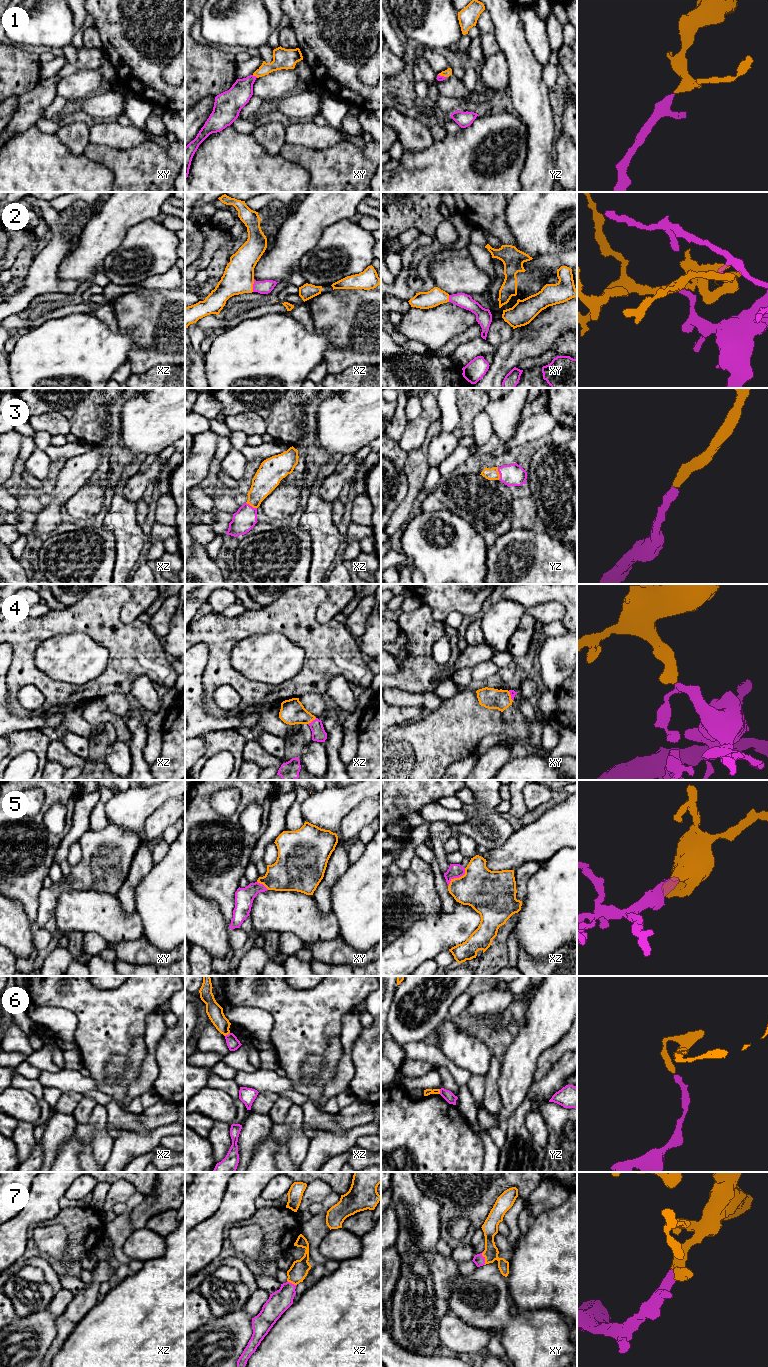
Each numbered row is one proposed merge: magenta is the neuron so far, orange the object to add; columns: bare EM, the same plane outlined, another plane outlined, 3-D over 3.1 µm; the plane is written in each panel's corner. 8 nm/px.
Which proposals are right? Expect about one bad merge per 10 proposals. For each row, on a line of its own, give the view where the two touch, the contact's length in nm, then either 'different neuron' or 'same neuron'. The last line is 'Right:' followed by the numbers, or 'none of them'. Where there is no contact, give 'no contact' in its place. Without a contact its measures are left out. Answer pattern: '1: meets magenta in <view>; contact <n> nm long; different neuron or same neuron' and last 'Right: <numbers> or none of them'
1: meets magenta in xy; contact 50 nm long; same neuron
2: meets magenta in xz; contact 110 nm long; same neuron
3: meets magenta in yz; contact 110 nm long; same neuron
4: meets magenta in xz; contact 90 nm long; same neuron
5: meets magenta in xz; contact 200 nm long; same neuron
6: meets magenta in xz; contact 50 nm long; different neuron
7: meets magenta in xy; contact 110 nm long; same neuron
Right: 1, 2, 3, 4, 5, 7

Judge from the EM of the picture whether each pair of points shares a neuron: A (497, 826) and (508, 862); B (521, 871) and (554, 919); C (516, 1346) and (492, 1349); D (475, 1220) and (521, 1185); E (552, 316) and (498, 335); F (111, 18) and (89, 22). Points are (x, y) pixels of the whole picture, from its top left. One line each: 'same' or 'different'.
A: different
B: different
C: different
D: same
E: different
F: different

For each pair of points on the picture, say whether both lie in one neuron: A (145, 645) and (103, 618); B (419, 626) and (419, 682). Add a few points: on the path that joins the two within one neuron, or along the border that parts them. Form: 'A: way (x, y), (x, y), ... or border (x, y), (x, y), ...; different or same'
A: way (135, 644), (113, 624); same
B: way (419, 640), (419, 668); same

